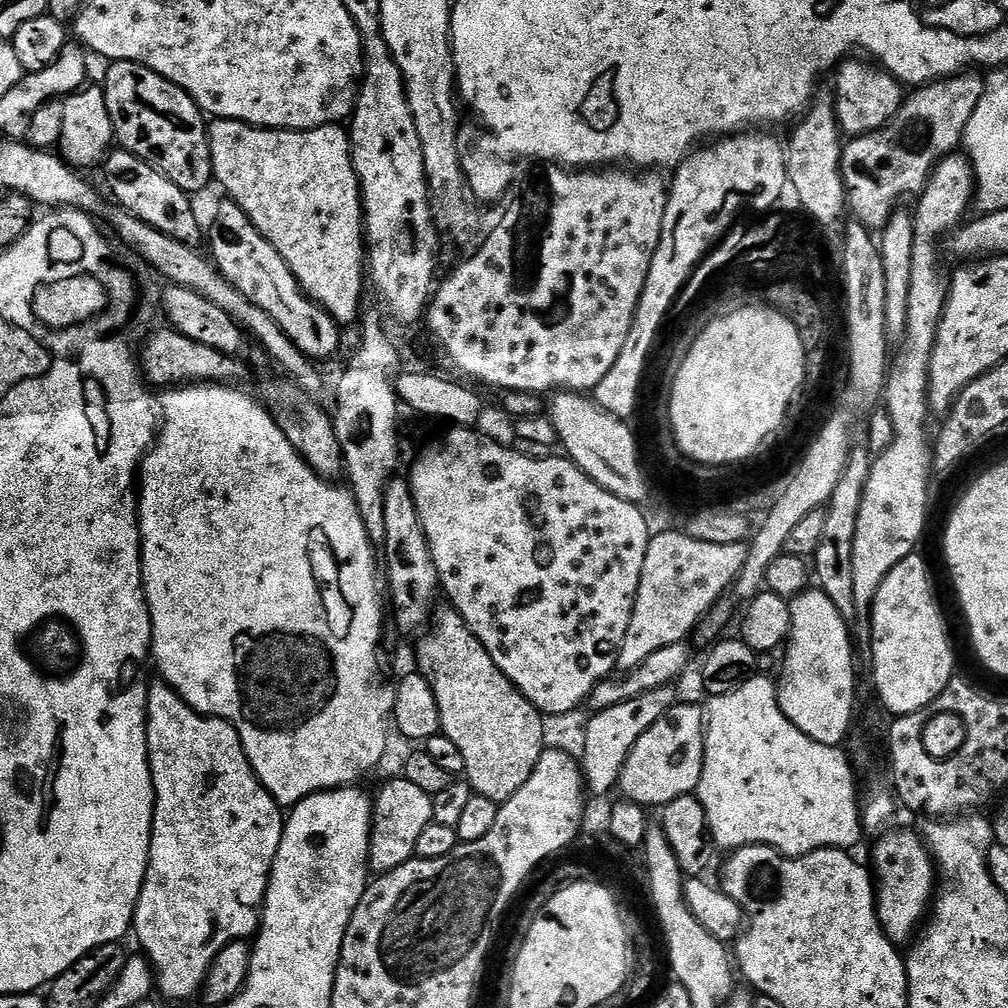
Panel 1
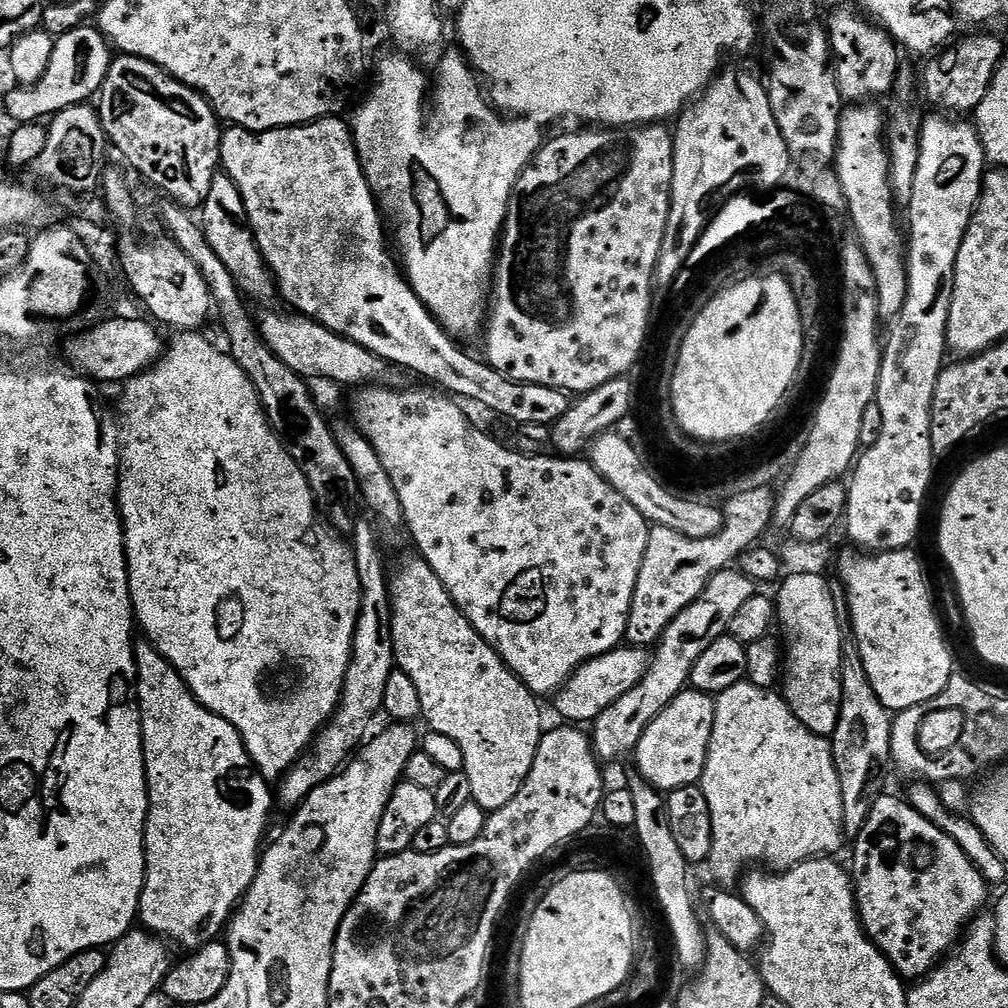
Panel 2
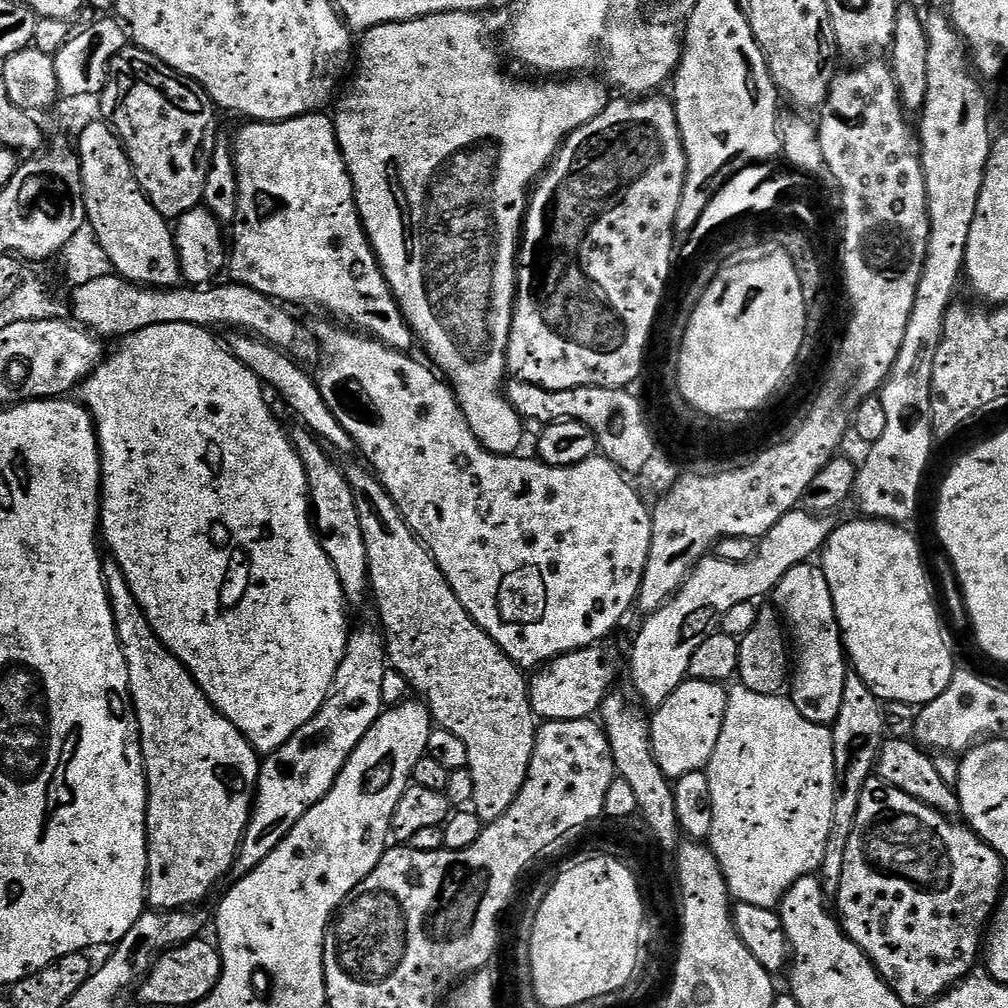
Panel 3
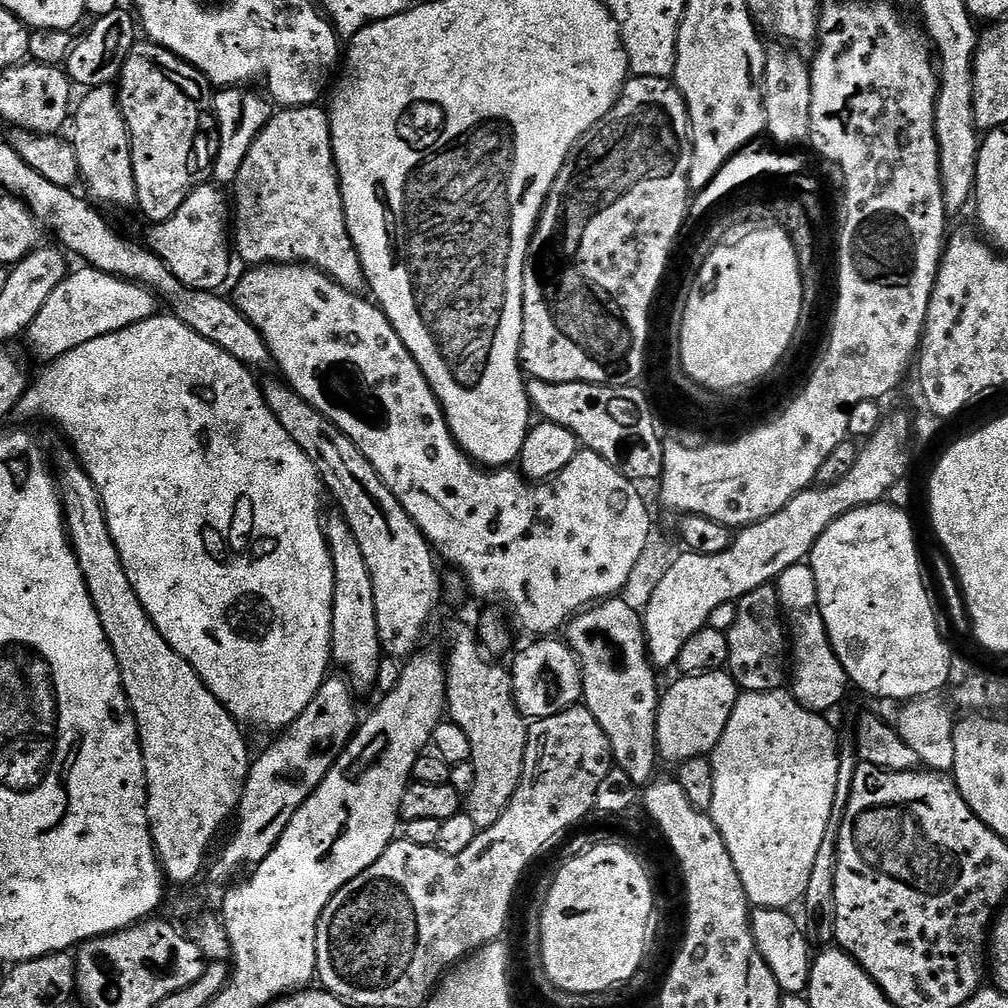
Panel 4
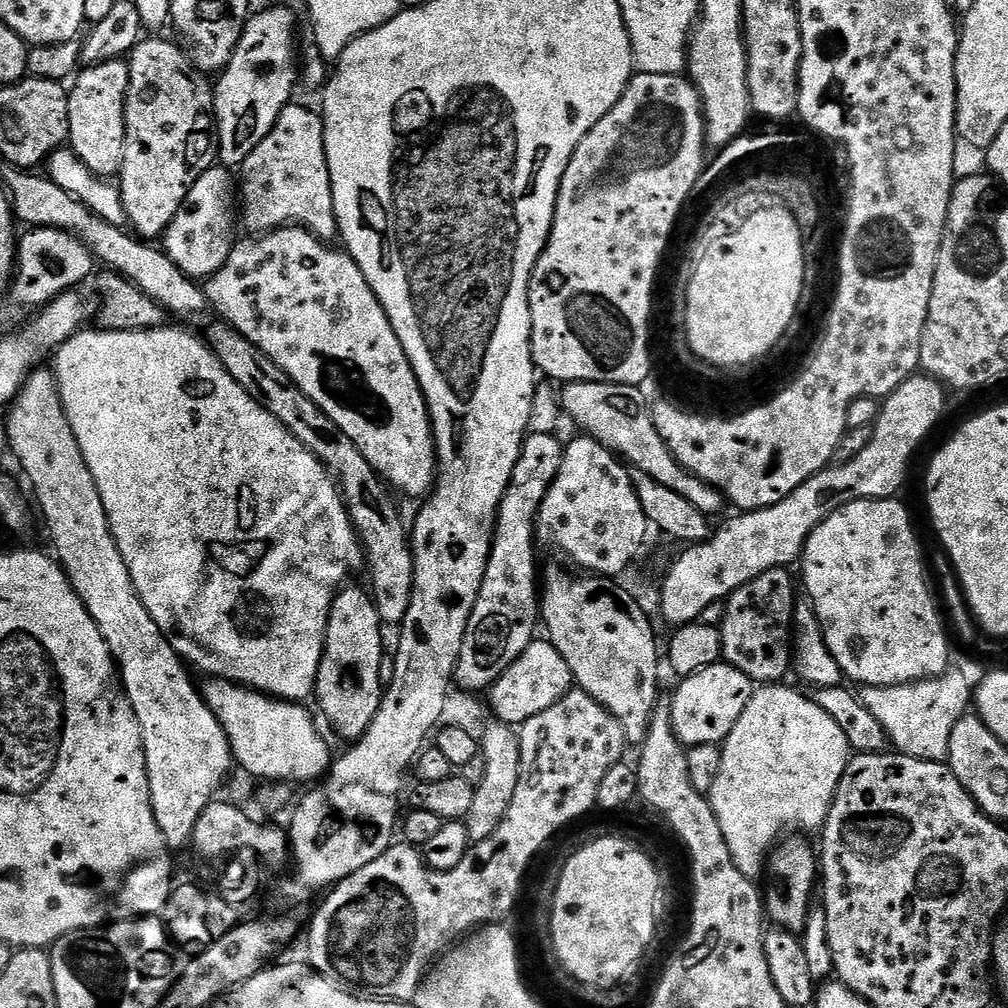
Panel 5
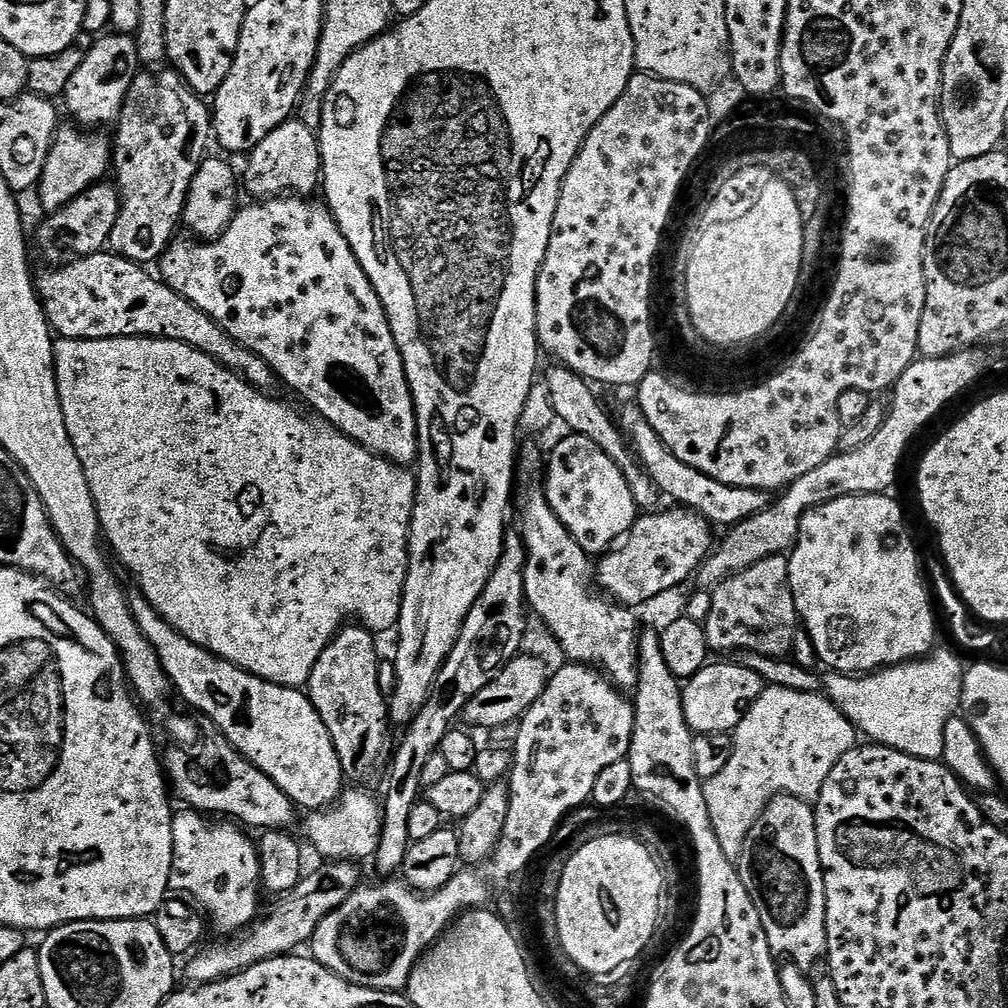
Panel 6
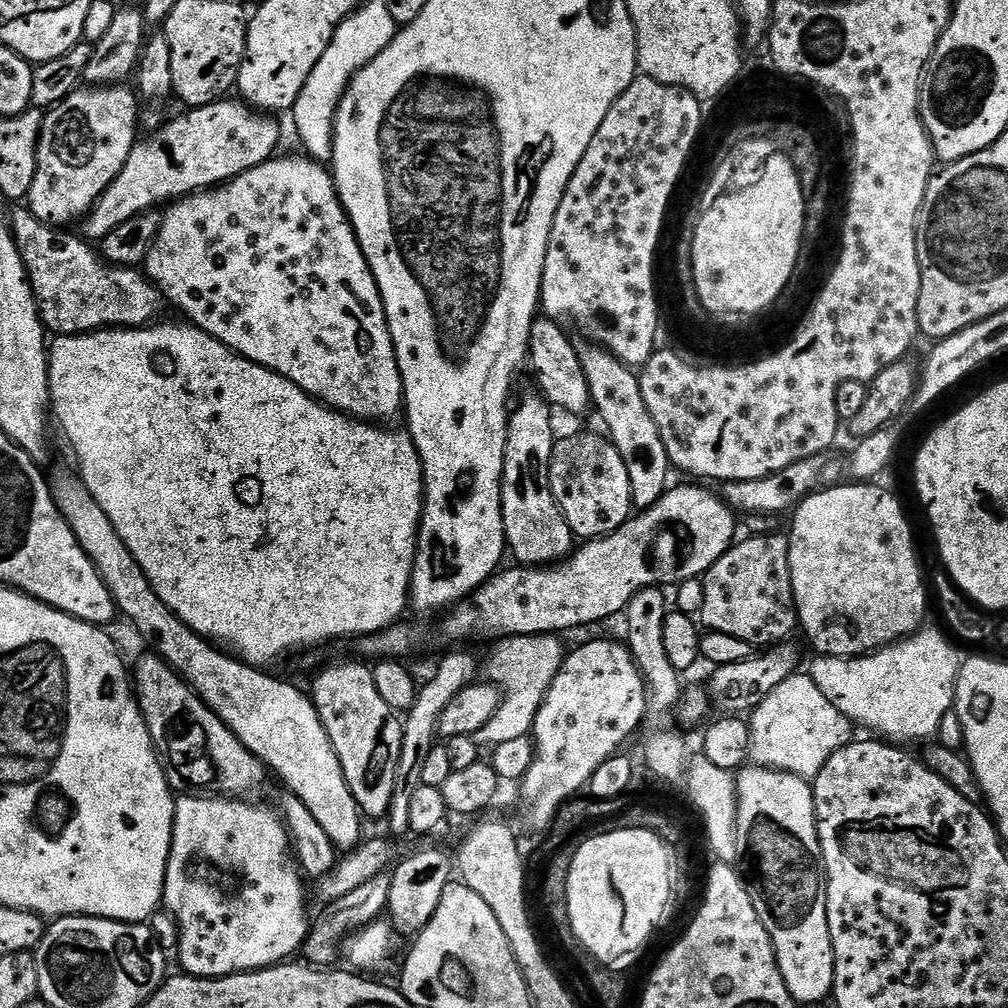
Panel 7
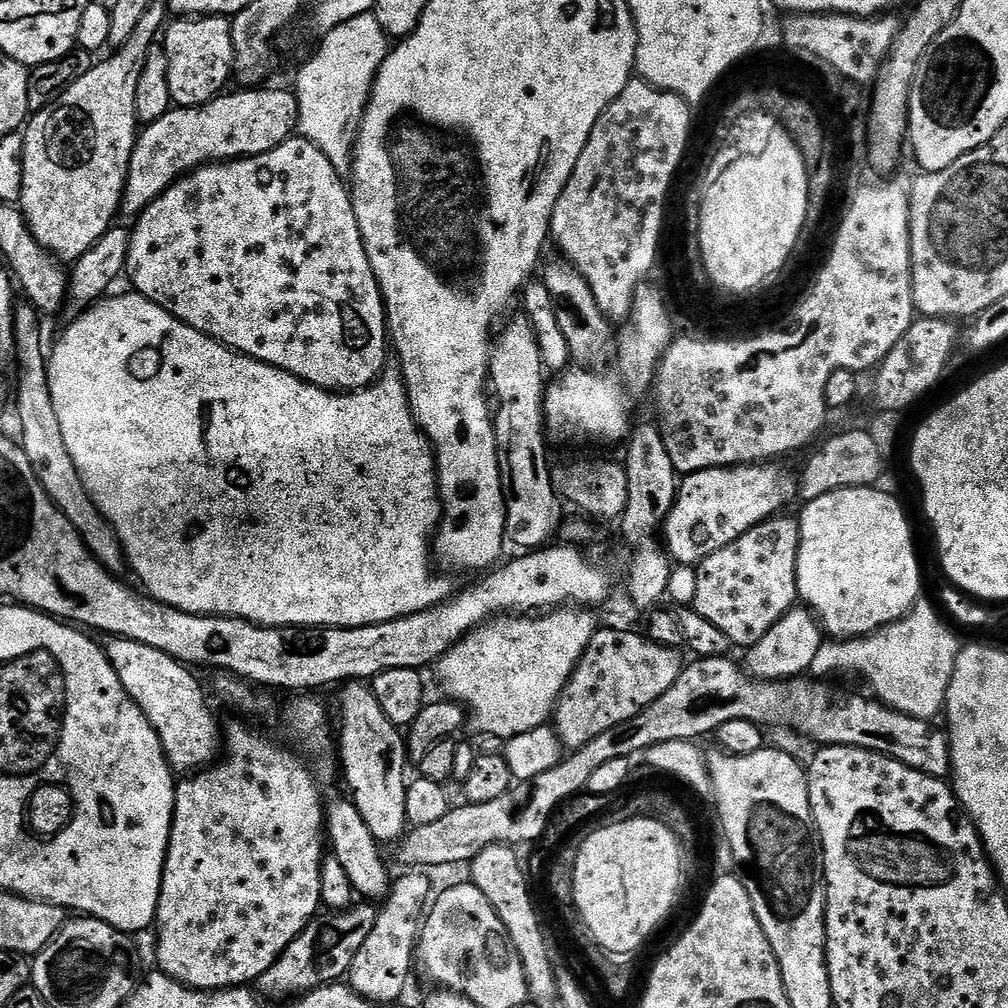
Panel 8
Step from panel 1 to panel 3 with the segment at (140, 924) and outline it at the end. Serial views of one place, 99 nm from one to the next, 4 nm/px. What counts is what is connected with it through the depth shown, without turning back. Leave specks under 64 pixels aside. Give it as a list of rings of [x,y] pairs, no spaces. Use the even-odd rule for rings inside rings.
[[[108,558],[104,560],[104,581],[110,598],[110,606],[116,623],[118,642],[122,646],[122,654],[126,658],[126,670],[130,678],[128,693],[132,695],[132,708],[136,712],[136,721],[140,727],[140,745],[144,755],[144,773],[148,779],[148,886],[146,900],[156,910],[187,910],[199,905],[212,892],[212,887],[232,872],[232,864],[236,861],[236,851],[244,837],[248,819],[252,816],[252,802],[256,798],[256,783],[260,777],[261,757],[253,748],[250,741],[236,729],[219,710],[206,698],[206,694],[198,686],[198,682],[188,673],[188,668],[176,655],[156,637],[156,631],[150,626],[138,598],[130,590],[124,572],[116,565],[116,561]]]

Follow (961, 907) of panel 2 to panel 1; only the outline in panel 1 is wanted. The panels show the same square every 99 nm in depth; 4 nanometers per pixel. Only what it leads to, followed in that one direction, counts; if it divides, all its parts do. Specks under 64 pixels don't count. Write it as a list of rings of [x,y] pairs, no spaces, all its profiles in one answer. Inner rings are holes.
[[[895,828],[885,830],[875,837],[870,868],[874,873],[876,913],[882,930],[893,944],[904,946],[921,931],[929,915],[938,888],[938,873],[923,839],[915,831],[912,833],[904,828]]]

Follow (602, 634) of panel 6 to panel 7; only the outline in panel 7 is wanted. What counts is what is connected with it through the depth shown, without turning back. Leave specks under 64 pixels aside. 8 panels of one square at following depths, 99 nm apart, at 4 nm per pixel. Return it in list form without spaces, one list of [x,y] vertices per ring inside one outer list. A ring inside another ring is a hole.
[[[540,394],[528,396],[520,405],[511,409],[508,417],[508,433],[506,434],[506,450],[504,451],[504,469],[502,470],[502,522],[504,523],[504,539],[506,541],[507,551],[513,556],[513,561],[519,562],[524,566],[549,566],[565,559],[573,551],[574,537],[570,526],[566,522],[566,518],[562,514],[562,510],[558,506],[558,502],[554,498],[554,494],[550,490],[550,474],[548,467],[550,466],[550,458],[552,457],[552,446],[554,443],[554,435],[552,436],[552,413],[548,401]]]

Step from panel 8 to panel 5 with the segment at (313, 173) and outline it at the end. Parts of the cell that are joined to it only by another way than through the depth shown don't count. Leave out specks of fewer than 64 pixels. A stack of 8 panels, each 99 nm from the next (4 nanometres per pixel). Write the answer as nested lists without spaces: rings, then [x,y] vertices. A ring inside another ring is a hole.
[[[295,226],[276,228],[273,232],[248,239],[252,240],[242,241],[241,239],[226,258],[222,268],[203,281],[202,287],[209,305],[214,312],[216,308],[217,314],[220,315],[217,317],[231,328],[236,328],[247,340],[254,342],[254,346],[258,346],[258,350],[262,350],[270,359],[278,362],[278,366],[282,366],[282,370],[286,370],[286,374],[290,374],[290,378],[294,378],[296,385],[332,419],[334,426],[338,426],[338,430],[342,430],[342,434],[346,434],[346,438],[350,438],[350,442],[354,442],[354,446],[358,446],[362,458],[366,458],[366,462],[370,462],[370,466],[381,480],[391,485],[397,493],[400,491],[405,492],[408,496],[427,497],[431,493],[438,475],[436,439],[432,436],[432,420],[428,417],[428,403],[424,400],[418,378],[406,358],[406,350],[402,350],[402,342],[398,342],[398,334],[394,334],[394,326],[390,326],[390,318],[378,302],[374,290],[366,282],[362,270],[354,263],[347,251],[341,250],[339,247],[337,247],[338,249],[332,248],[336,246],[319,240],[314,233],[306,231],[305,228]]]

